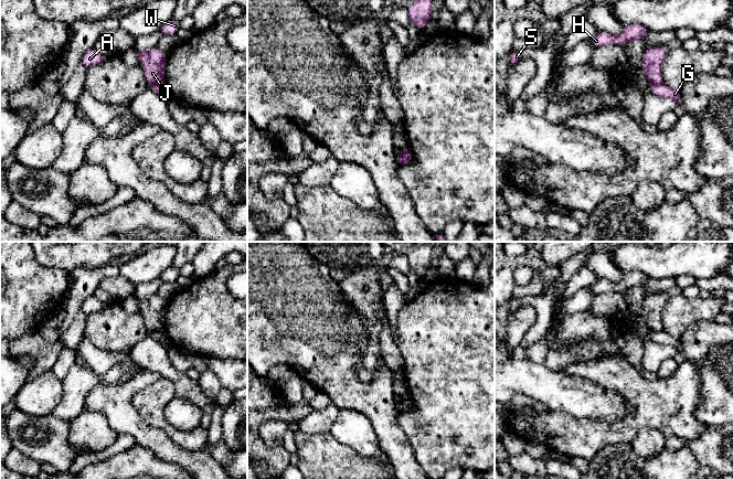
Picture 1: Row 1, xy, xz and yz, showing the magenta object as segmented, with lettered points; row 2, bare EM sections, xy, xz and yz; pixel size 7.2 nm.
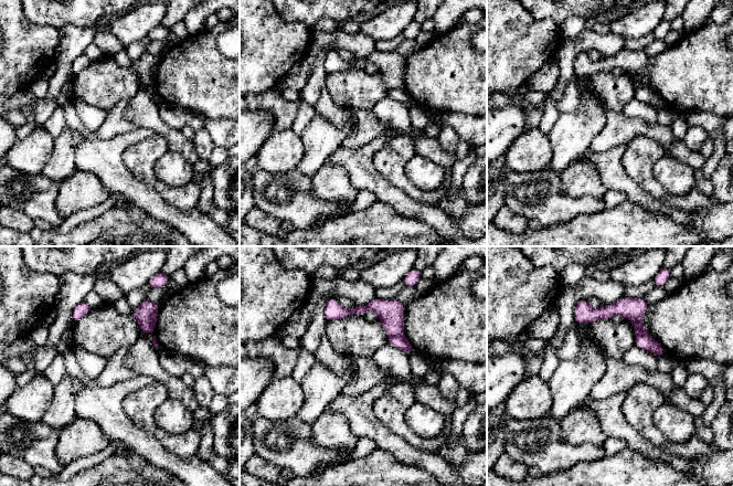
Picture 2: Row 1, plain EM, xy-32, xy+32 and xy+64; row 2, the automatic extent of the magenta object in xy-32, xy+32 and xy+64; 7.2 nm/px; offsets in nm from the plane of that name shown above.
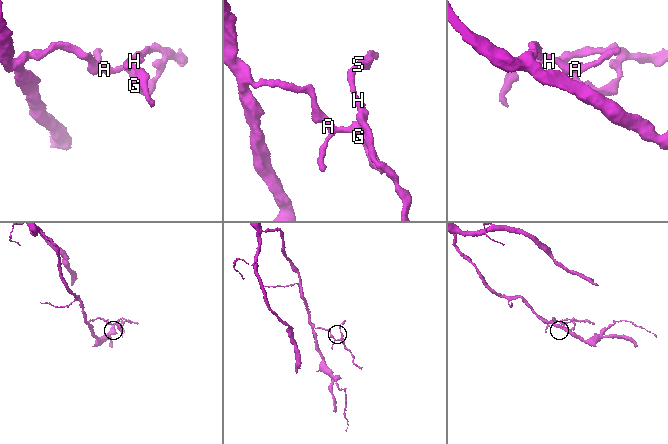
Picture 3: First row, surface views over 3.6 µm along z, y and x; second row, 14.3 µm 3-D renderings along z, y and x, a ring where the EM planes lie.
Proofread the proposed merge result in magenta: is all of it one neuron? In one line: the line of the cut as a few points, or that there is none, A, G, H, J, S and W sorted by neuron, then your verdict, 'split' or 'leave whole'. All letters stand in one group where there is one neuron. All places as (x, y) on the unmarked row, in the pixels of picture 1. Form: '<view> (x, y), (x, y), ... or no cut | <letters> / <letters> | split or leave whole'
xy (162, 329), (150, 333) | A J / G H S W | split

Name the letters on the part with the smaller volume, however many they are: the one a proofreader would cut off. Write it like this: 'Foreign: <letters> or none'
Foreign: G, H, S, W

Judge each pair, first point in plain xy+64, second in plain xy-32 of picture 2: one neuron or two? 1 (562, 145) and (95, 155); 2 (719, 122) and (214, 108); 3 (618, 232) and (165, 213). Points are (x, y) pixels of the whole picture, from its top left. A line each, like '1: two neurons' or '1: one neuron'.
1: two neurons
2: two neurons
3: two neurons

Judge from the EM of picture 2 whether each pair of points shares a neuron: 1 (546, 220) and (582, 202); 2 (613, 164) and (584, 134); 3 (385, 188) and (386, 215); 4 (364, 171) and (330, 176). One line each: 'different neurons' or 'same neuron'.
1: same neuron
2: different neurons
3: different neurons
4: different neurons

